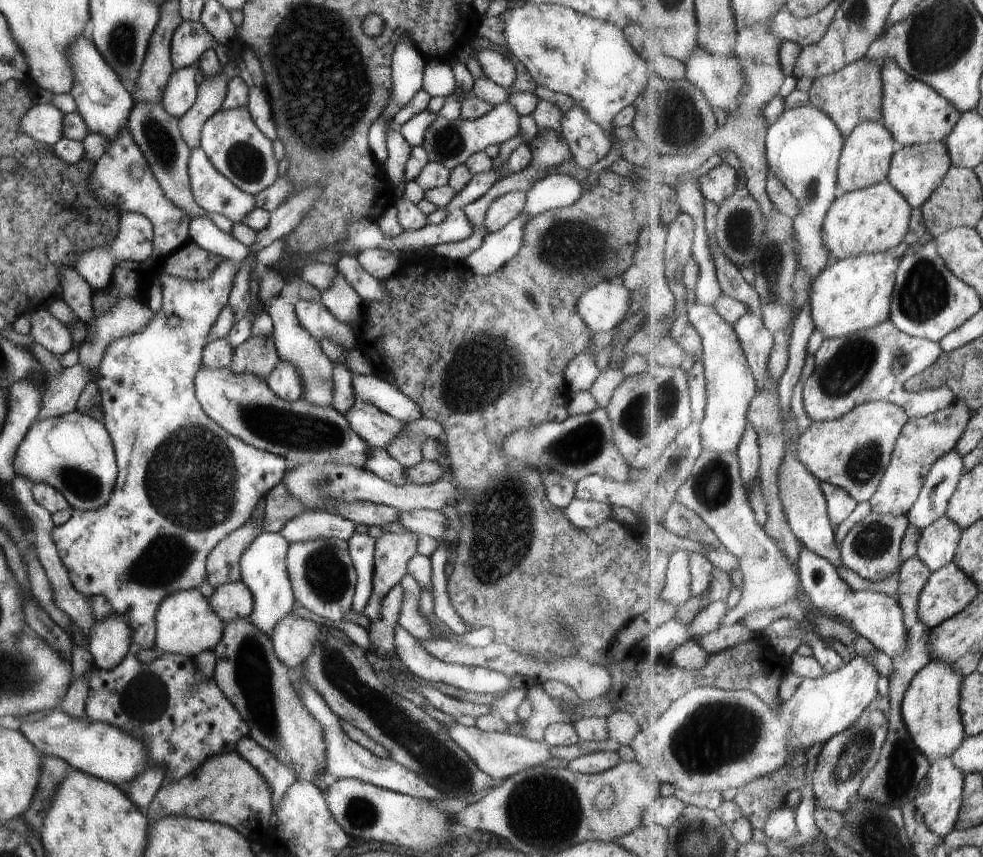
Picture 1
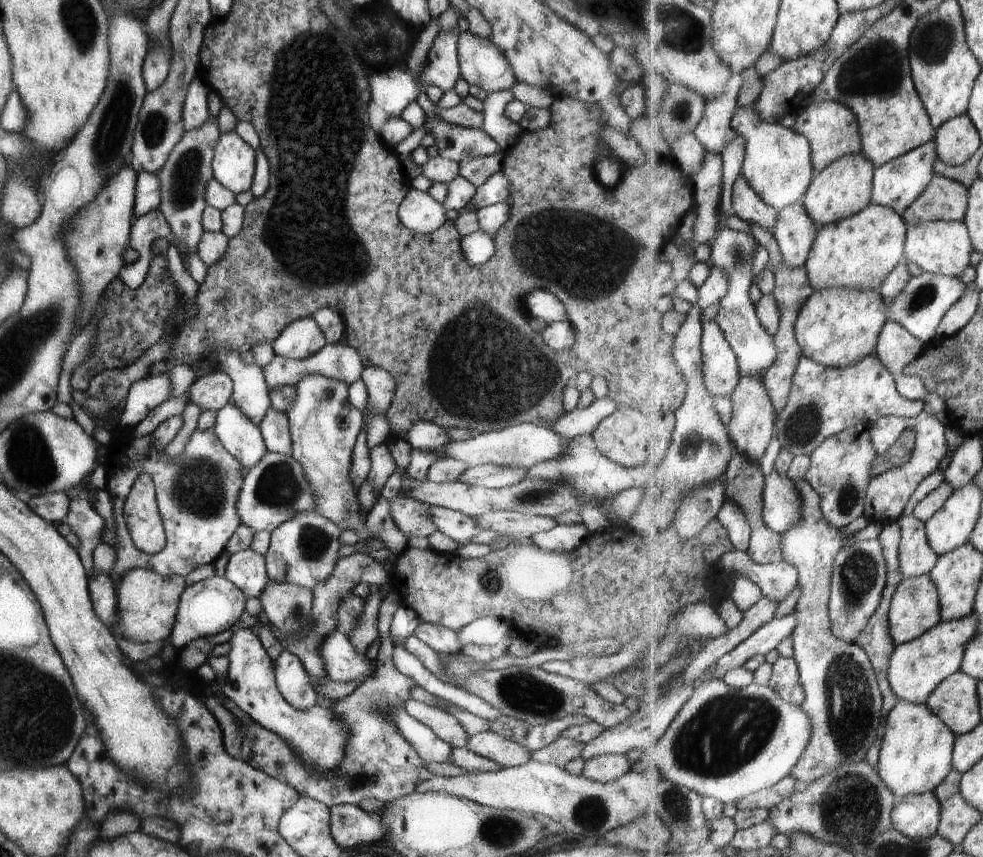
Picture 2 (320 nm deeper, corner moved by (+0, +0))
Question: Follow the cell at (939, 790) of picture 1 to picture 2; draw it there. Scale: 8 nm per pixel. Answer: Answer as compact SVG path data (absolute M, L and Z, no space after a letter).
M934 791L905 796L894 806L892 820L895 829L908 838L933 838L941 826L941 802Z

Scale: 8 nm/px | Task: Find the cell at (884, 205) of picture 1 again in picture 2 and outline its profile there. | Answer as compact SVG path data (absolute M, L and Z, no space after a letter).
M871 204L852 218L819 227L806 270L815 290L835 288L859 288L880 290L887 276L905 262L905 250L909 226L901 214L893 208Z

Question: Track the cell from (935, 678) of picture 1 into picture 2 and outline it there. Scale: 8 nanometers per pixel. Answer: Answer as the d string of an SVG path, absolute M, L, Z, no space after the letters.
M899 701L887 720L878 774L893 790L896 804L905 796L935 791L954 770L954 746L958 736L926 704Z

